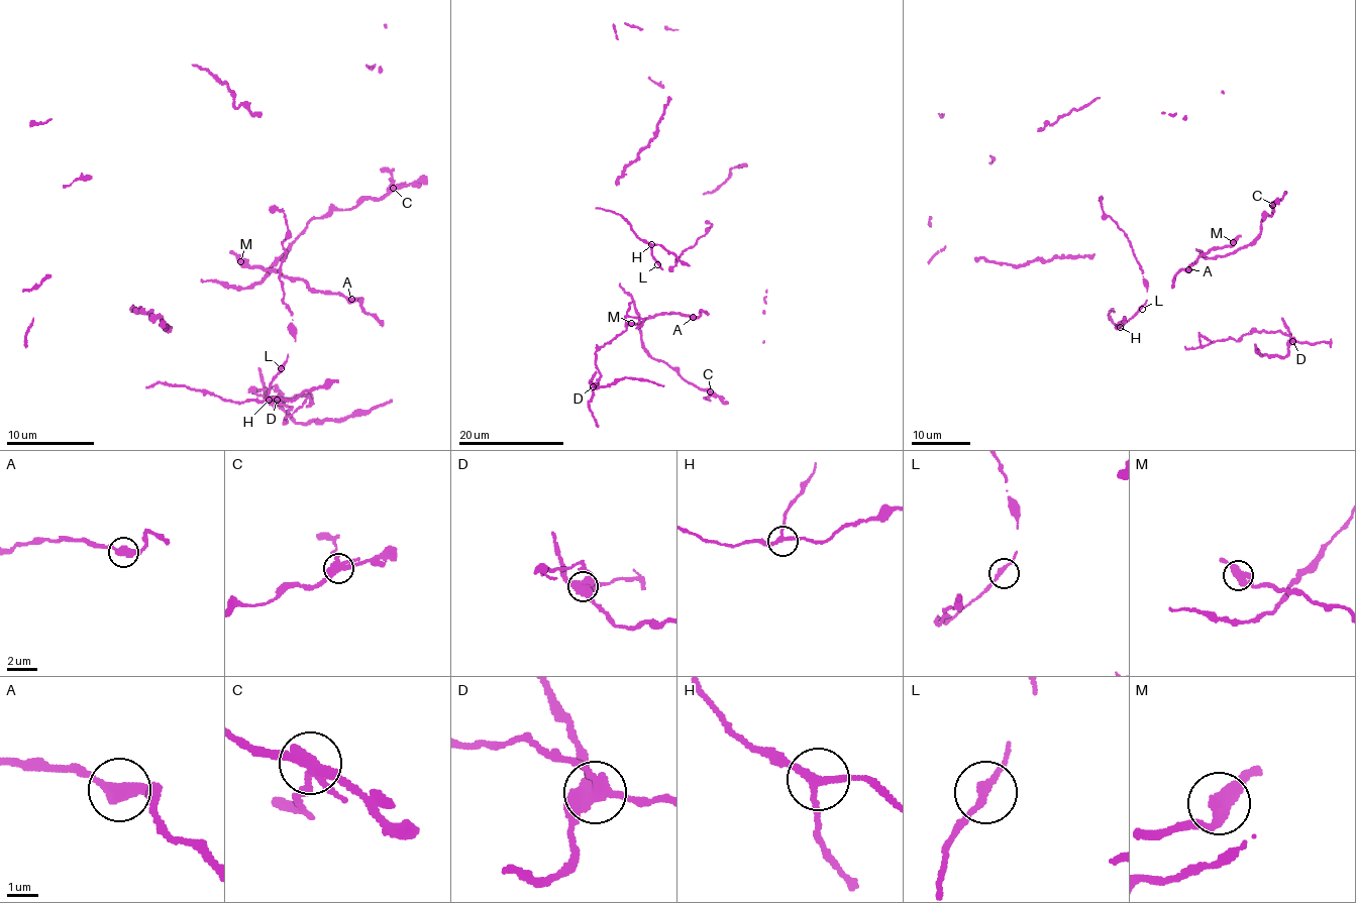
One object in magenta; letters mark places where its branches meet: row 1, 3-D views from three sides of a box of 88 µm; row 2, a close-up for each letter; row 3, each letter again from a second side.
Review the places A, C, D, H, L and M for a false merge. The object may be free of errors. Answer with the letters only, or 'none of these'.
D

